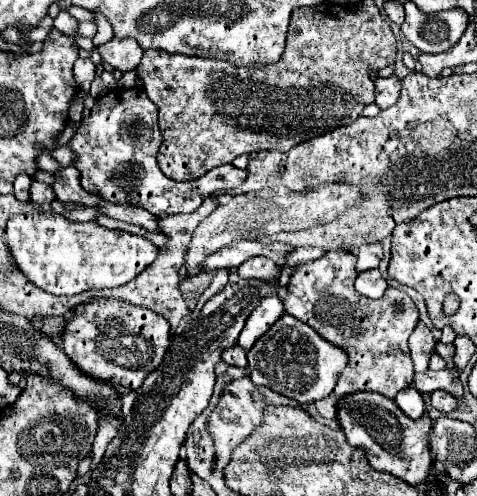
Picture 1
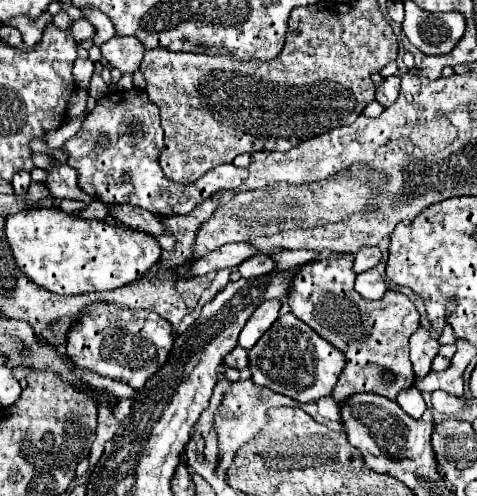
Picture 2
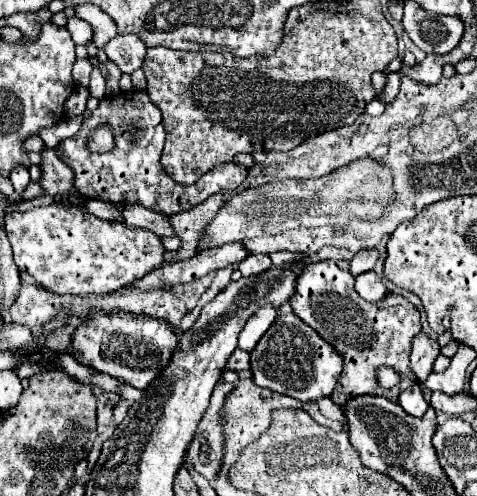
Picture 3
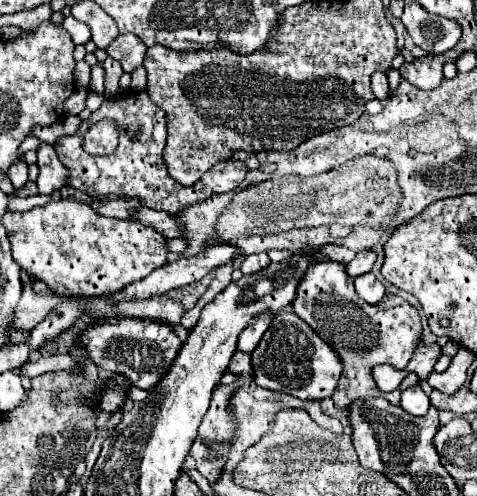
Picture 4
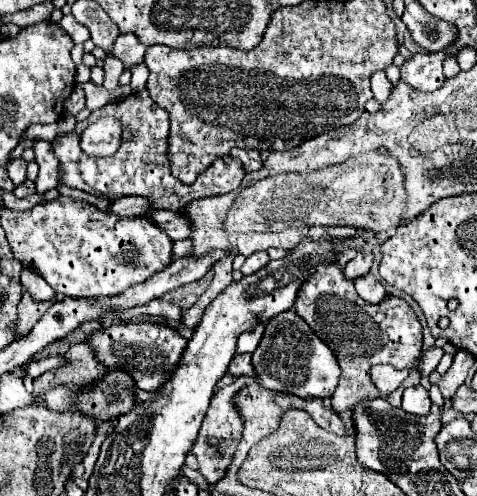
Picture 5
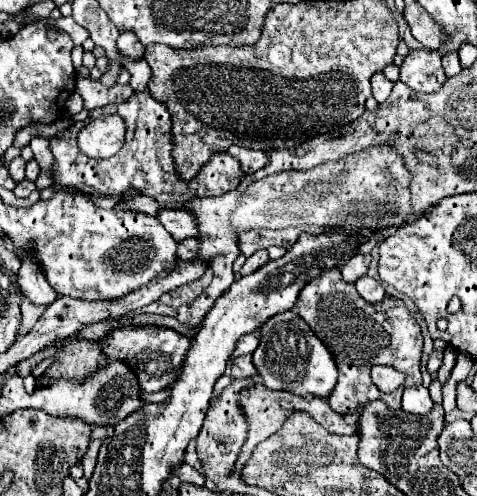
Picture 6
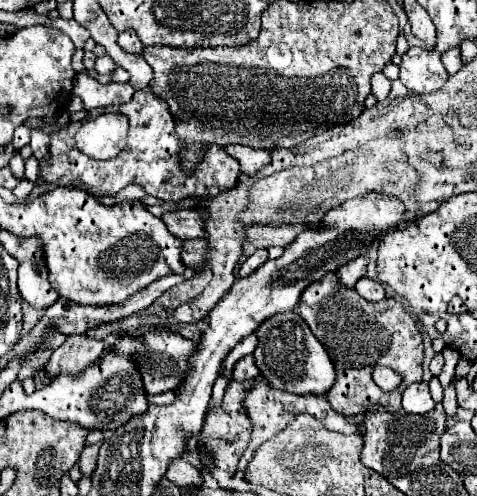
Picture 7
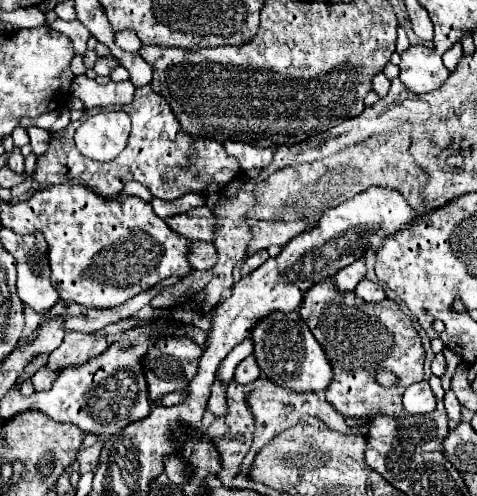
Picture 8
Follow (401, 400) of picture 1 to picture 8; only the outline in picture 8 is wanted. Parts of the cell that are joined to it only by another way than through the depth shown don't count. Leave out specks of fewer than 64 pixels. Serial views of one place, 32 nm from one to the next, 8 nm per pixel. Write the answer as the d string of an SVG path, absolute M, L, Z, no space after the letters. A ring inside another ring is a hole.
M426 380L412 384L404 392L404 408L408 414L428 414L436 408L436 398Z

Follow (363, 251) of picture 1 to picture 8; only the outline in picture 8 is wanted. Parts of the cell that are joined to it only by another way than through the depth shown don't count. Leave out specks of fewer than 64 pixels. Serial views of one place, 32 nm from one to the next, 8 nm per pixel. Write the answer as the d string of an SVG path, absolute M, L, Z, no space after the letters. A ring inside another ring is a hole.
M356 260L354 264L342 268L338 274L336 274L336 282L334 282L334 288L338 288L338 292L354 292L356 284L366 276L366 266L364 266L364 260Z

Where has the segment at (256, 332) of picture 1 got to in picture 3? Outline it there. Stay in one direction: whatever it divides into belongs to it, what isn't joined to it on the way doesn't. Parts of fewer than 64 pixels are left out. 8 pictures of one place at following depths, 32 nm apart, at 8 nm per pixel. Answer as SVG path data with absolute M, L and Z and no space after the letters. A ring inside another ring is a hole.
M264 306L264 308L260 308L250 320L248 320L248 324L244 326L244 330L240 332L240 336L238 336L238 348L242 348L242 350L246 350L246 352L252 352L254 350L254 346L258 344L258 340L262 338L262 334L270 328L270 324L274 322L274 318L276 318L276 314L278 314L278 310L274 308L274 306Z

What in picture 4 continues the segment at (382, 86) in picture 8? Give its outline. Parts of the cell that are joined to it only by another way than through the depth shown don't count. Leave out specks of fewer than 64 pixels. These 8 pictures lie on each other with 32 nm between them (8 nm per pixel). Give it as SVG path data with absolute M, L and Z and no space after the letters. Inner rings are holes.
M374 72L372 74L372 92L380 102L384 102L388 98L390 84L388 84L388 78L386 78L386 72Z

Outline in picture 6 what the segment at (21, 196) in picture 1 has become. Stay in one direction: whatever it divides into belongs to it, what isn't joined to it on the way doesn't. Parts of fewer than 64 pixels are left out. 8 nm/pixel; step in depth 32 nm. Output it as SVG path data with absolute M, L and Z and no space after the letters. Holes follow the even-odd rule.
M16 156L16 158L10 162L8 170L10 170L10 176L12 176L16 182L22 182L22 180L24 180L24 166L26 166L26 162L24 162L22 156Z

